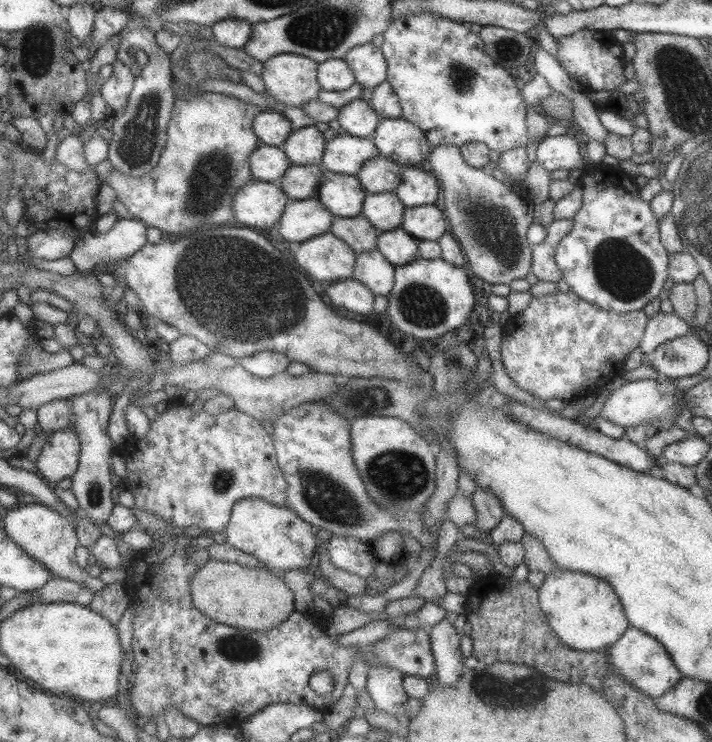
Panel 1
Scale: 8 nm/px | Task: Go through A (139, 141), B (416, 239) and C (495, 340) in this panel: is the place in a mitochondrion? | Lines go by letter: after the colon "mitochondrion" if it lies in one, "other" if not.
A: mitochondrion
B: other
C: other

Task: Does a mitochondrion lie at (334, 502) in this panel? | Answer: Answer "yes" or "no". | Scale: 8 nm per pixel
yes

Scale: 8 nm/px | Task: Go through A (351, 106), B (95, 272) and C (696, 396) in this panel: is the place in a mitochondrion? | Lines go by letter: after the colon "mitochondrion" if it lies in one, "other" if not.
A: other
B: other
C: other

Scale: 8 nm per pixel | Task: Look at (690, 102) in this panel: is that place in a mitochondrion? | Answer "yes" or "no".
yes

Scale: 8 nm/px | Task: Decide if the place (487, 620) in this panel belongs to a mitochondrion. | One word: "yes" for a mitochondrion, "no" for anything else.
no

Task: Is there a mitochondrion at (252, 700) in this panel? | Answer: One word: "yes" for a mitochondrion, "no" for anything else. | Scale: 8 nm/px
no

